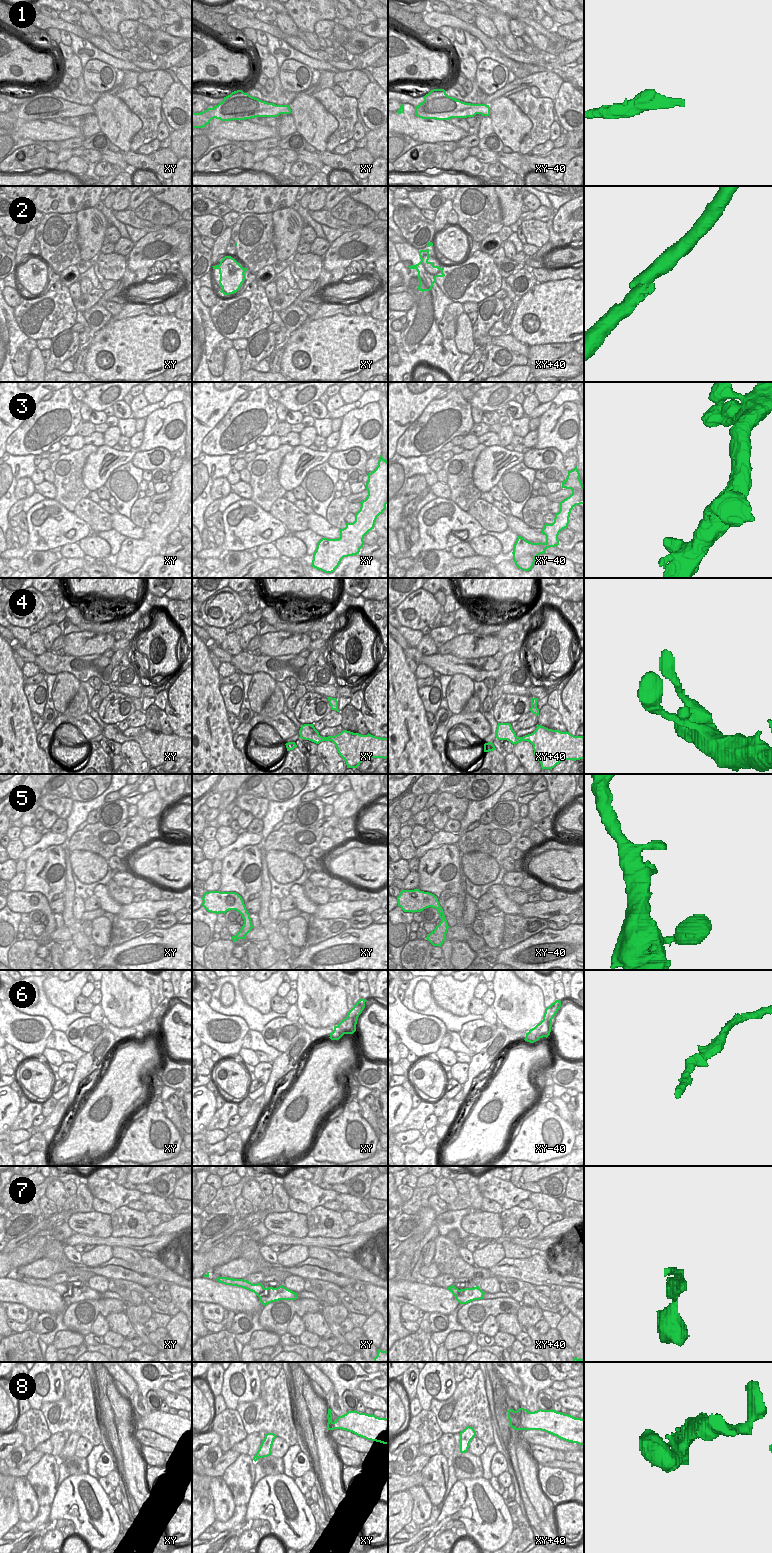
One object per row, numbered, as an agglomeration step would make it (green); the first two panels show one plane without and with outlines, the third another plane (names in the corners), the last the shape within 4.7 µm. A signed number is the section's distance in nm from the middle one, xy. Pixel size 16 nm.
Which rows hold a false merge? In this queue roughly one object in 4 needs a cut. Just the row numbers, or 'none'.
6

